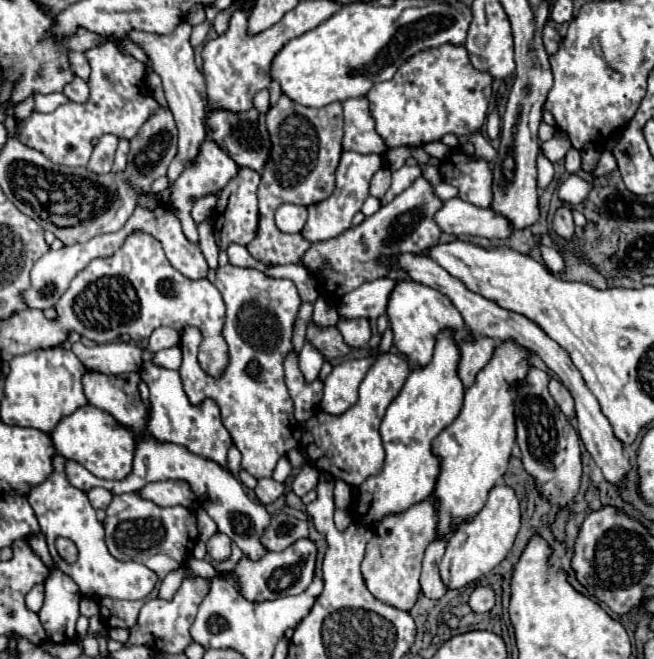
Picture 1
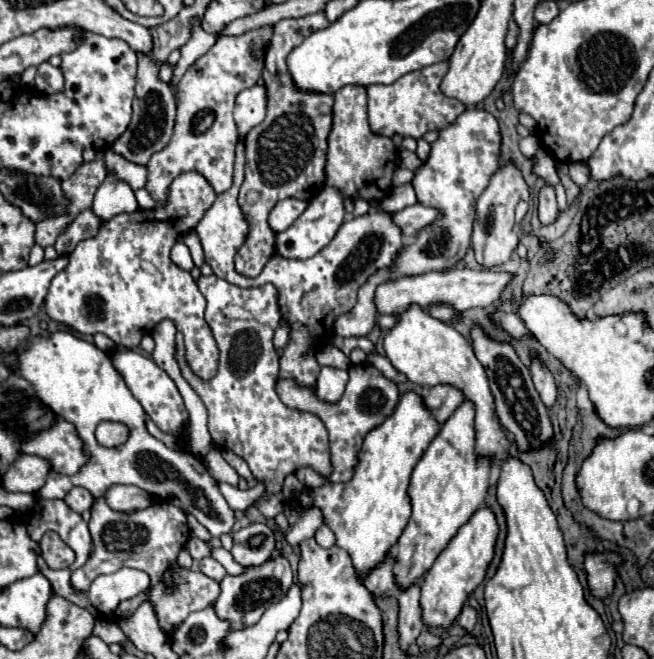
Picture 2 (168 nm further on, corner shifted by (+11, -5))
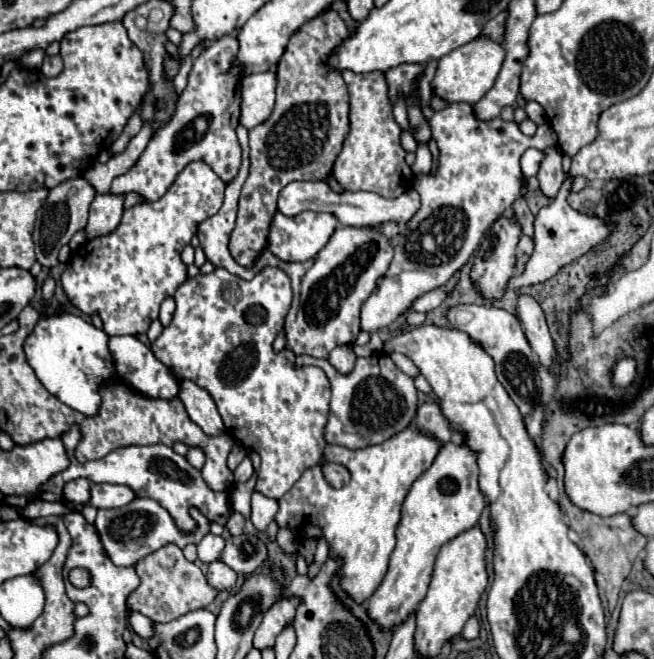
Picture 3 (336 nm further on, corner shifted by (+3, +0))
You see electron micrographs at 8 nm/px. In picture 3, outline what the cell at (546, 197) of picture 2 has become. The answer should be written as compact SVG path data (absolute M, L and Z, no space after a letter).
M548 147L544 149L546 157L540 165L540 173L538 173L538 181L540 181L540 189L546 197L554 199L558 195L558 189L562 187L564 181L564 173L562 173L562 153L558 147Z

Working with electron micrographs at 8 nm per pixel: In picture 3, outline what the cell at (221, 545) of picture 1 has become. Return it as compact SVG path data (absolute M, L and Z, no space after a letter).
M218 559L212 561L208 565L208 583L214 585L218 591L224 591L224 589L232 589L236 585L236 571L232 571L230 567L224 567L224 563L220 563Z

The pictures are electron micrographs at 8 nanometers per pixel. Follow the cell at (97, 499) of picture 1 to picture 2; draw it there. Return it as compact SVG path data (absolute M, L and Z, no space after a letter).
M76 486L76 488L72 488L72 490L68 492L68 496L64 498L64 502L68 504L70 510L74 510L74 512L84 512L84 510L90 510L90 508L92 508L94 496L92 496L86 488Z

